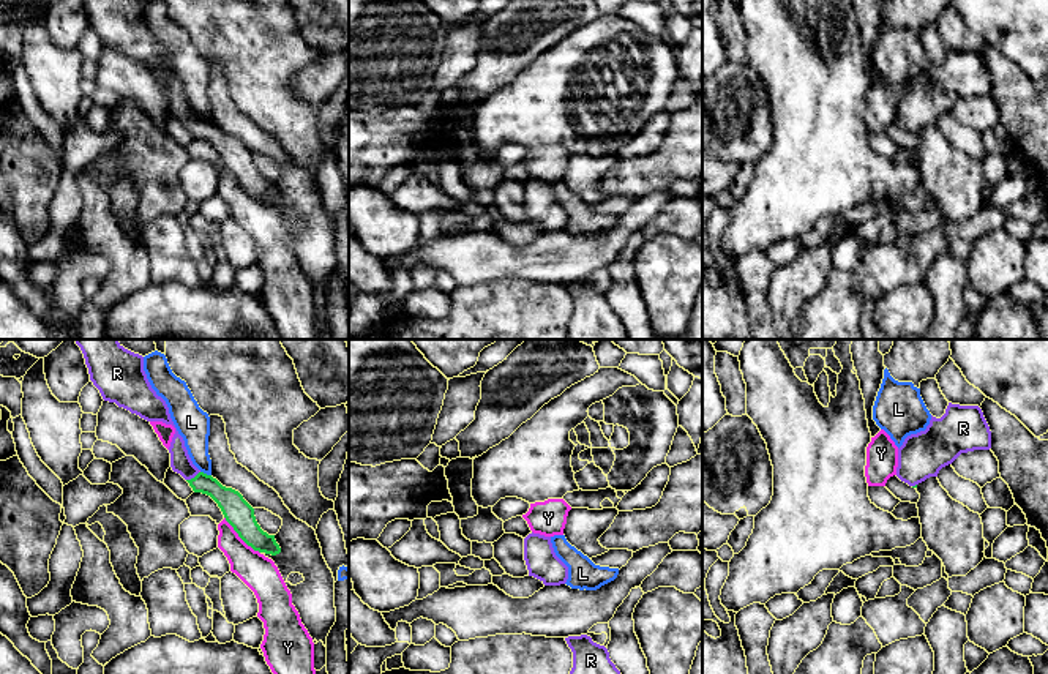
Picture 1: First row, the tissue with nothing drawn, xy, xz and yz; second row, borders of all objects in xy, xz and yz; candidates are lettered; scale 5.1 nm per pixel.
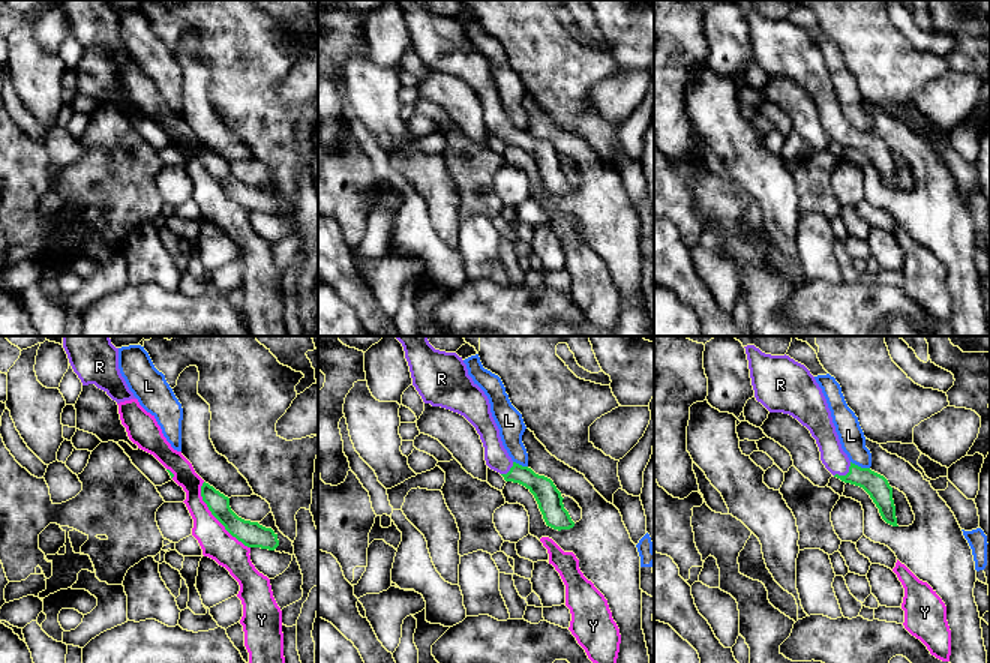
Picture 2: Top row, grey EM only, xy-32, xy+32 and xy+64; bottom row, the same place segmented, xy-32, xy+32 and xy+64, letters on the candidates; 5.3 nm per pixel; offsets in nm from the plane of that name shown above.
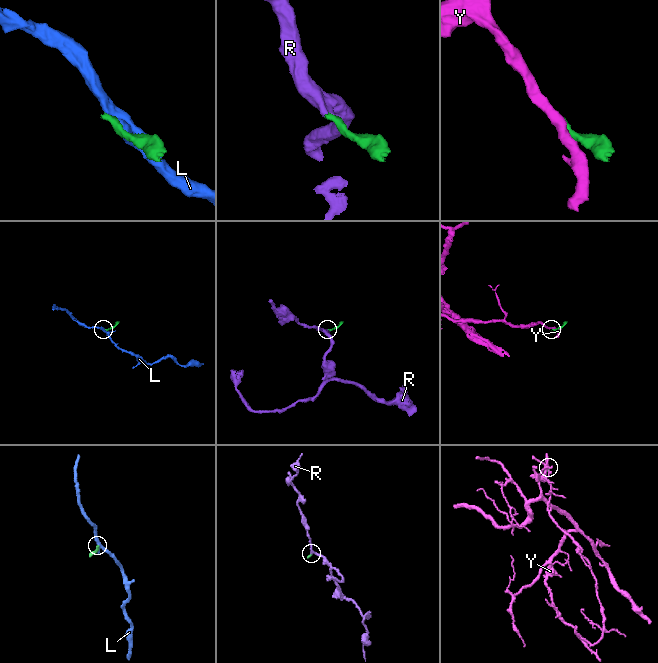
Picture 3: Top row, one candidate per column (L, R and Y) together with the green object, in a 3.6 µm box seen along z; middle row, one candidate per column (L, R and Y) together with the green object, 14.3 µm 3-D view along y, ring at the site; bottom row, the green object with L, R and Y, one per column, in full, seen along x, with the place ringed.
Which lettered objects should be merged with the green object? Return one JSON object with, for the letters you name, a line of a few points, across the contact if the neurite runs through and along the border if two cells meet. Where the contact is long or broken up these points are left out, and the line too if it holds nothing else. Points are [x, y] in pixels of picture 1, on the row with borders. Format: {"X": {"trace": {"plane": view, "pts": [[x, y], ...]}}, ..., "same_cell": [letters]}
{"R": {"trace": {"plane": "xy", "pts": [[231, 502], [194, 477], [180, 461]]}}, "same_cell": ["R"]}

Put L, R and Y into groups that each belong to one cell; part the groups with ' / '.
L / R / Y

